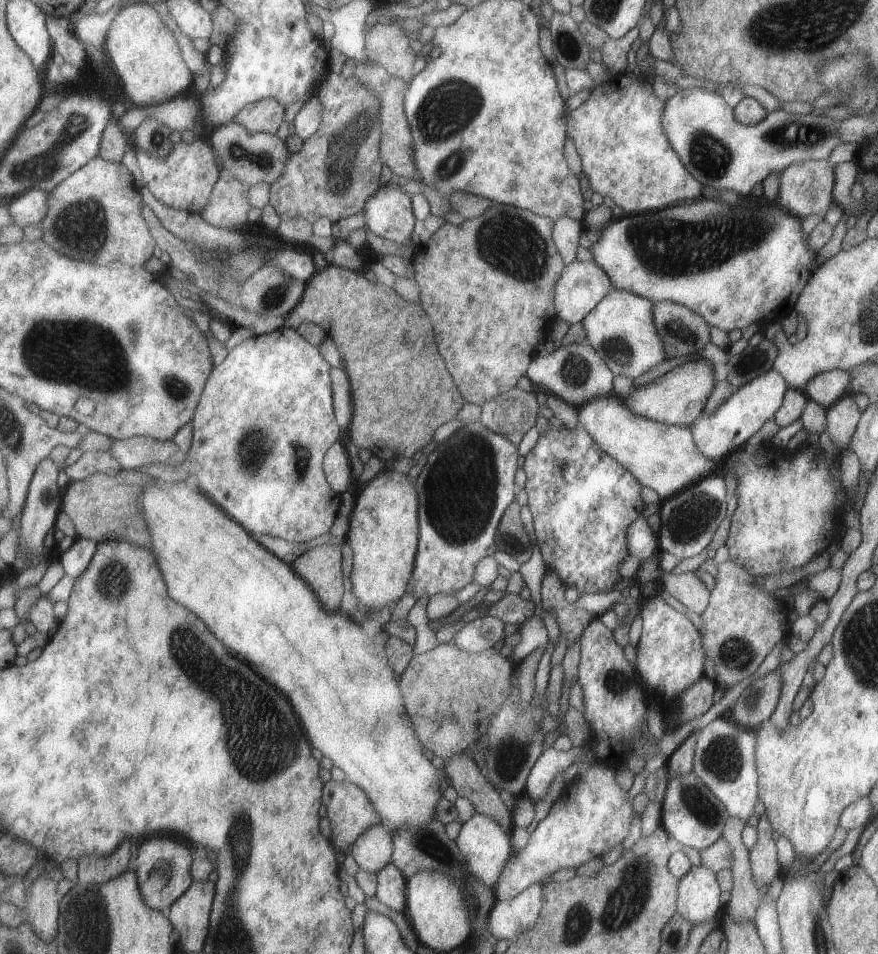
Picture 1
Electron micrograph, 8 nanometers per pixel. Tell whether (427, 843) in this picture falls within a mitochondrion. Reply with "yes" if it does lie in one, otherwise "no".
yes

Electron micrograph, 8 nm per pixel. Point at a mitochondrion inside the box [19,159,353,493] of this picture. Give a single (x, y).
(73, 348)

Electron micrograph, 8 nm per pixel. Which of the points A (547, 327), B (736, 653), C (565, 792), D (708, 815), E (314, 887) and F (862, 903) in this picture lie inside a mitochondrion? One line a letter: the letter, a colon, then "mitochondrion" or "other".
A: other
B: mitochondrion
C: other
D: mitochondrion
E: other
F: other

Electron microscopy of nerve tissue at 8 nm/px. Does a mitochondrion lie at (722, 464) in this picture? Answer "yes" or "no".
no

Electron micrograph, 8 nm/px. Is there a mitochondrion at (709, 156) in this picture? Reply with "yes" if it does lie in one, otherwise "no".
yes

